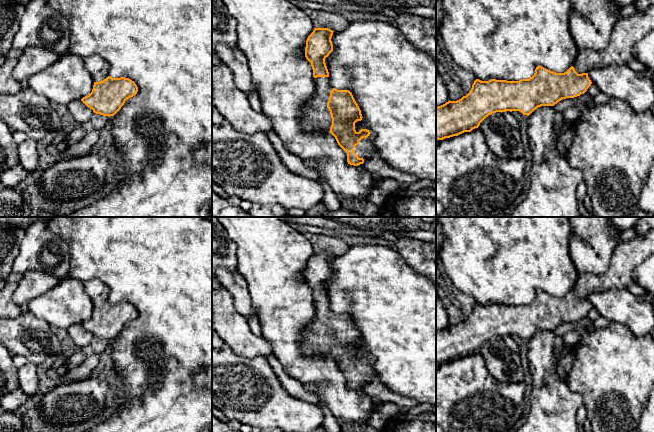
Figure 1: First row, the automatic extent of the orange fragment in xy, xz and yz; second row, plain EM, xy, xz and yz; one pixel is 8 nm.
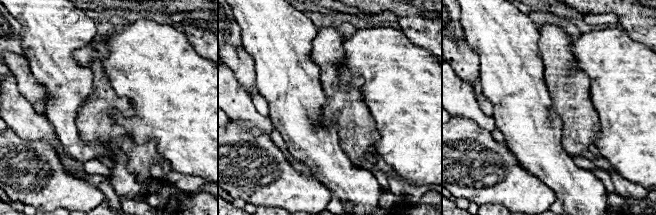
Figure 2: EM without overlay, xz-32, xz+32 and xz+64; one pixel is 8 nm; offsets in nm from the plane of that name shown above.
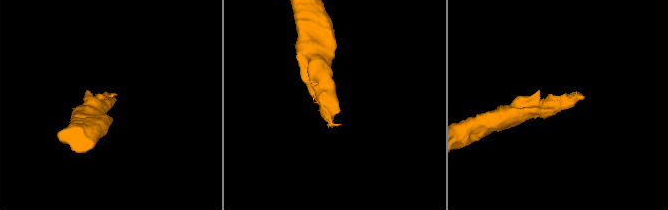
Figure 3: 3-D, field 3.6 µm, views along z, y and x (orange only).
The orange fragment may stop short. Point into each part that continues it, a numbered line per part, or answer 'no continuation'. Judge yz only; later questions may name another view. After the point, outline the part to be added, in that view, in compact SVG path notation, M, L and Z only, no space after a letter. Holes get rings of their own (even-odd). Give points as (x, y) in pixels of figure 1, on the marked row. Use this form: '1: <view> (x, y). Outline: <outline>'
1: yz (628, 32). Outline: M654 5L645 12L636 12L619 19L610 34L608 45L599 51L580 50L573 67L578 74L607 68L614 63L626 65L636 60L635 46L654 29Z

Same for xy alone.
1: xy (98, 68). Outline: M93 54L83 58L85 69L90 73L94 82L100 82L106 79L109 74L109 64L99 55Z

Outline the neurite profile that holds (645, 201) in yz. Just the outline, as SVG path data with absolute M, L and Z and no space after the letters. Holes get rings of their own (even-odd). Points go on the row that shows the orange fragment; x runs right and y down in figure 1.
M654 160L652 161L648 177L636 201L636 205L648 216L654 215Z

